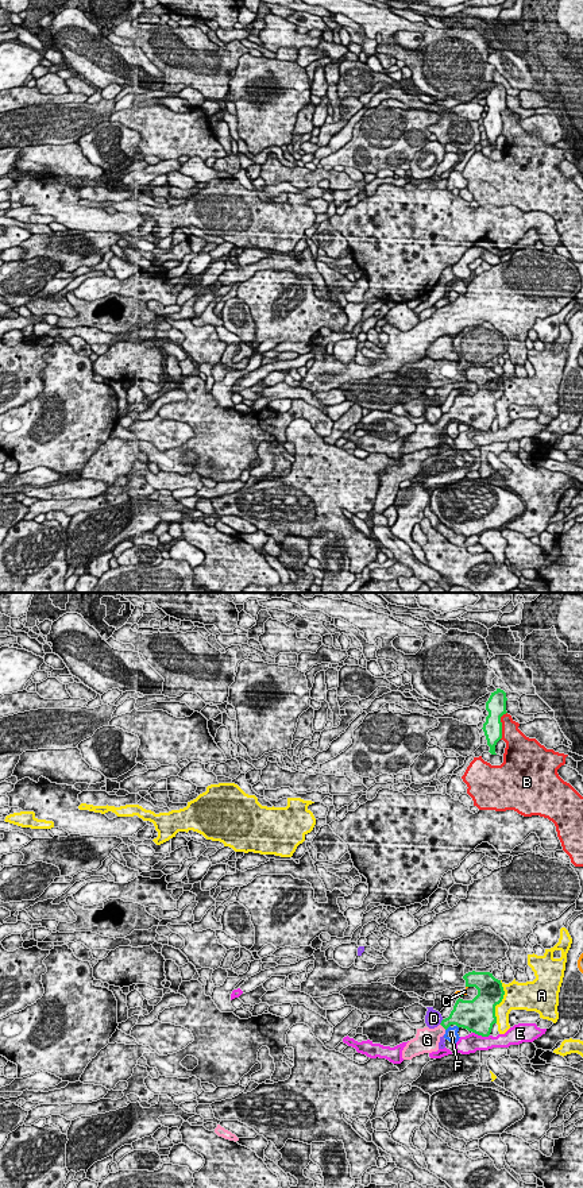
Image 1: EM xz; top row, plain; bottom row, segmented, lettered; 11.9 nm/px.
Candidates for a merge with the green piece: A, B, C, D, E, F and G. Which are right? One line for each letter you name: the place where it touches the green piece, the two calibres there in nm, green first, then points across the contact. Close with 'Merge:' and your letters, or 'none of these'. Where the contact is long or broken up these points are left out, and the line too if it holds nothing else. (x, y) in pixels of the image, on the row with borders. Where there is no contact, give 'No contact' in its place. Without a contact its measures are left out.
G: Touches green at xz (443, 1026). Thickness 240 nm (green) against 300 nm. Path across: xz (460, 1015), (443, 1026), (427, 1040)
Merge: G

